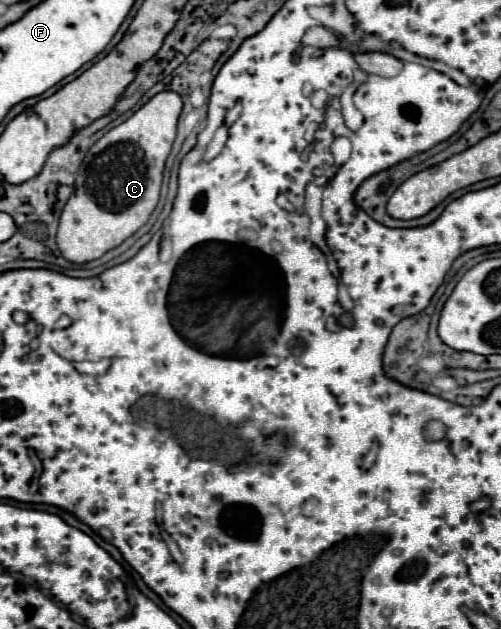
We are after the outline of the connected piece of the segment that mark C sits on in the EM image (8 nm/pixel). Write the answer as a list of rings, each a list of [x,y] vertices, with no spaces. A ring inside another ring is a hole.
[[[156,93],[156,97],[152,97],[146,105],[142,105],[130,119],[104,133],[94,143],[94,147],[90,147],[76,175],[76,189],[68,199],[68,205],[64,207],[64,213],[60,215],[60,223],[58,223],[56,243],[64,259],[72,263],[86,263],[98,259],[106,251],[126,241],[148,221],[150,213],[158,205],[162,171],[176,137],[176,123],[180,111],[182,111],[182,97],[178,93]]]

